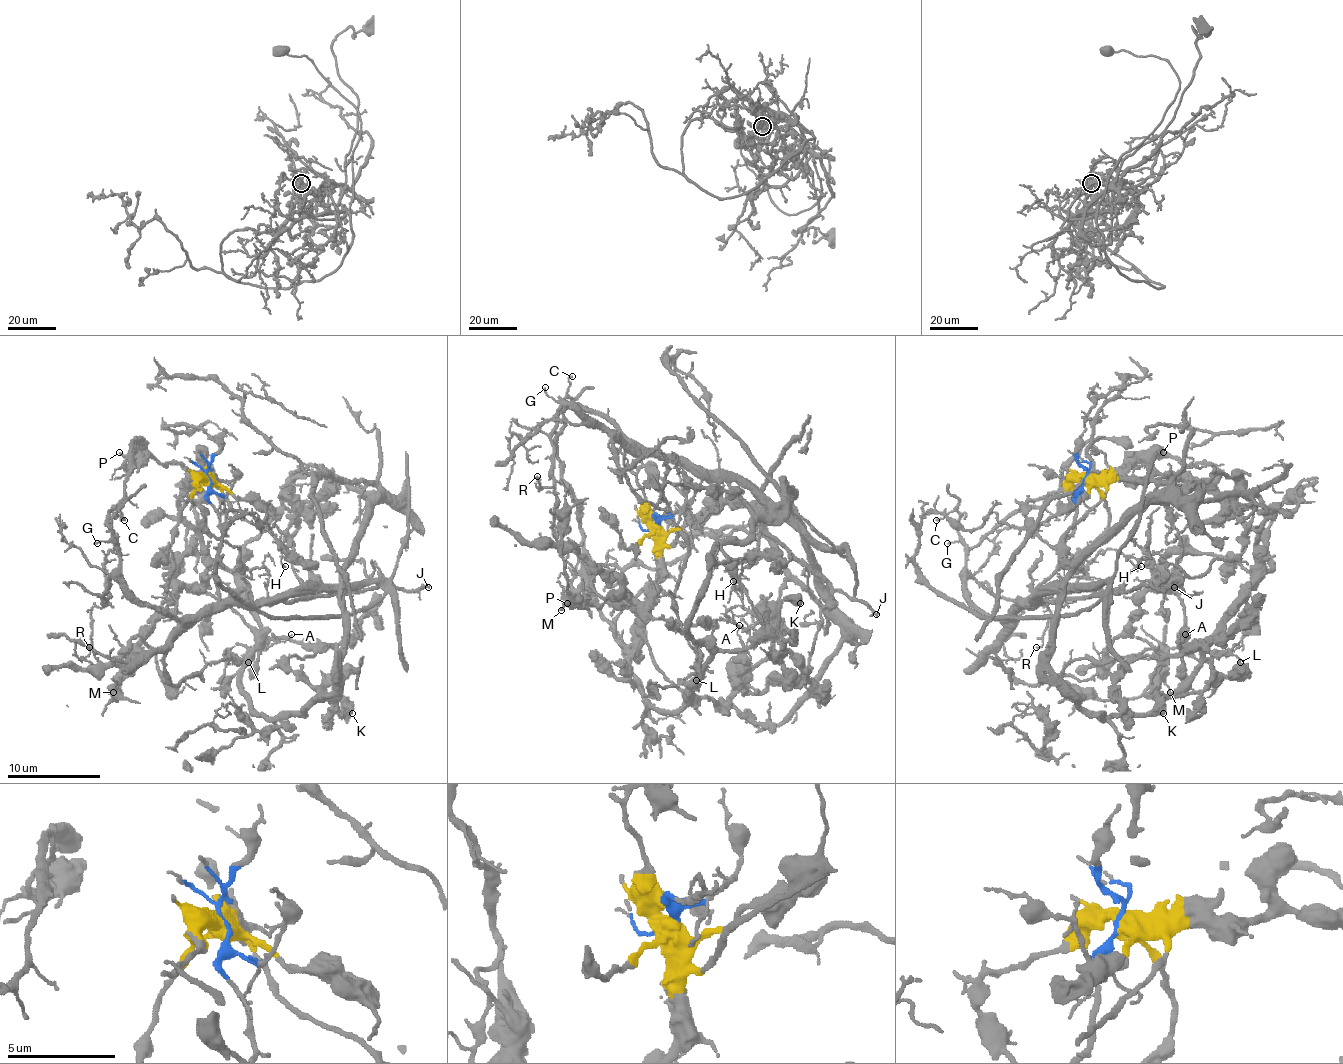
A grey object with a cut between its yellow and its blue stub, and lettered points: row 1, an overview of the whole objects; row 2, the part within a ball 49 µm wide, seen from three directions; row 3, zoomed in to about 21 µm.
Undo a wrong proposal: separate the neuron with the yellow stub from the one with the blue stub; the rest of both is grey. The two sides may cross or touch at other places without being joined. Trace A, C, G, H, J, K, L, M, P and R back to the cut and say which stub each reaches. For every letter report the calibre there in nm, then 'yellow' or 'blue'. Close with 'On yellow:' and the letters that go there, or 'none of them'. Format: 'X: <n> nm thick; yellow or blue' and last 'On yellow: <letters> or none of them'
A: 110 nm thick; yellow
C: 120 nm thick; blue
G: 110 nm thick; blue
H: 110 nm thick; blue
J: 280 nm thick; blue
K: 600 nm thick; yellow
L: 170 nm thick; yellow
M: 130 nm thick; yellow
P: 200 nm thick; yellow
R: 90 nm thick; blue
On yellow: A, K, L, M, P

